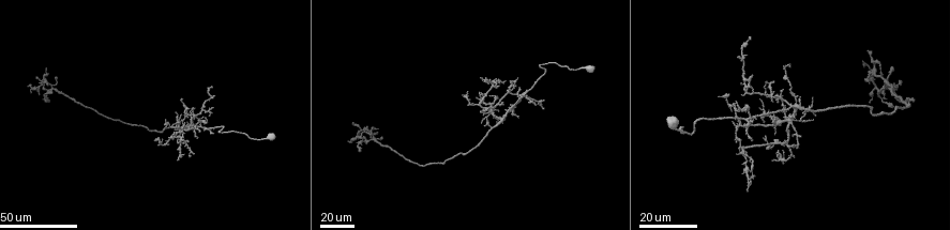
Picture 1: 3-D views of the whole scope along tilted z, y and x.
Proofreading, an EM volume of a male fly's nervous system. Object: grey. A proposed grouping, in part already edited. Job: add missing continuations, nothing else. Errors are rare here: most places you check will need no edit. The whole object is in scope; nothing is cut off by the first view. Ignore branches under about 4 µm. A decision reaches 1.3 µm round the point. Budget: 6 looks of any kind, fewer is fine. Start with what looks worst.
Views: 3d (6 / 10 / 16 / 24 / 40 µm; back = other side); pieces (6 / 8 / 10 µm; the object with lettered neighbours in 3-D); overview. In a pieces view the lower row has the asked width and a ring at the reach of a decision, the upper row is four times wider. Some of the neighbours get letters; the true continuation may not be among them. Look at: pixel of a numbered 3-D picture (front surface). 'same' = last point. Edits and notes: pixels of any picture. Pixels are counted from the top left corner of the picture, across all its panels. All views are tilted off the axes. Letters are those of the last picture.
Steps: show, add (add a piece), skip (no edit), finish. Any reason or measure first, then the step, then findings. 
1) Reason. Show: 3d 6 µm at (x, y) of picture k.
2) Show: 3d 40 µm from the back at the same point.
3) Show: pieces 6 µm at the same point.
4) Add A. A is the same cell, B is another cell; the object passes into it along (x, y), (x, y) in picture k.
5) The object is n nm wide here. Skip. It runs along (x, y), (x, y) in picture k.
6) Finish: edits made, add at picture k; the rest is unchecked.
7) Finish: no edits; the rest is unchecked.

Free end. Show: 3d 40 µm at (354, 121) of picture 1.

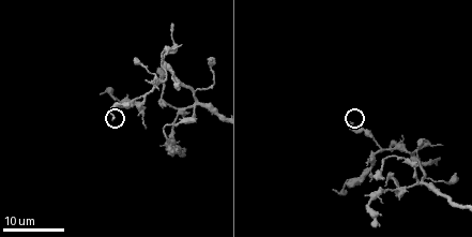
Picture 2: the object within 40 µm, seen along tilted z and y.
Show: pieces 8 µm at (351, 122) of picture 2.

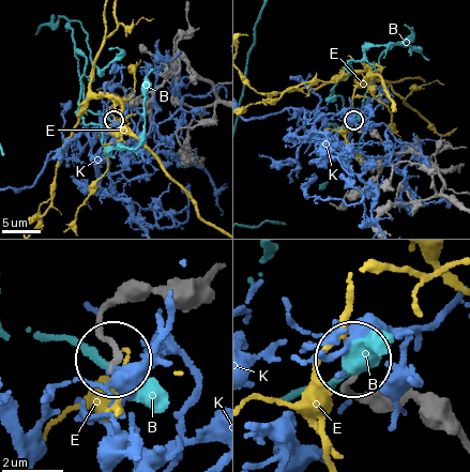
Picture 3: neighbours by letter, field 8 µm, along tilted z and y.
Skip. B, E and K are other cells; it runs along (210, 275), (116, 303), (100, 325), (114, 354) in picture 3; none of them fits.

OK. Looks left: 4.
Thin end. Show: 3d 16 µm at (370, 182) of picture 2.

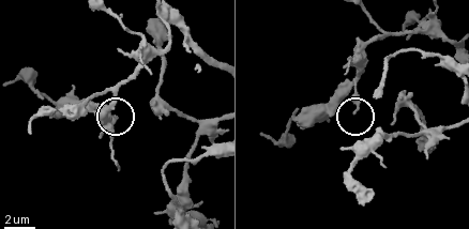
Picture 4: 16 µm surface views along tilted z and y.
Closer look. Show: 3d 6 µm at (356, 113) of picture 4.

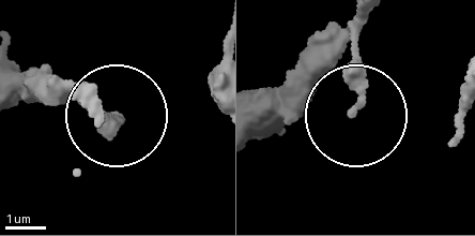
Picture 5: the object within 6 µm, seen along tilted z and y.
Show: pieces 10 µm at (356, 110) of picture 5.

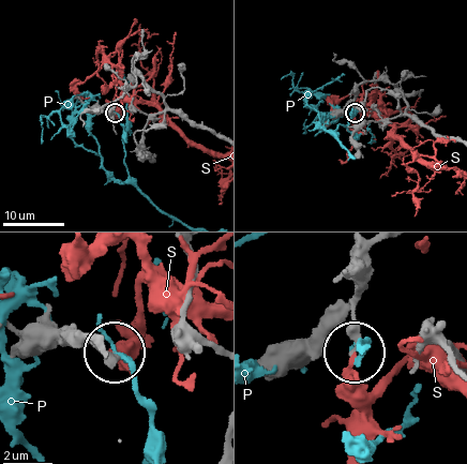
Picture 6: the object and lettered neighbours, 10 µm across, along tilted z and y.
Skip. P and S are other cells; it runs along (368, 255), (356, 295), (351, 348) in picture 6; none of them fits.

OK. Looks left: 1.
Finish: no edits; the rest is unchecked.

